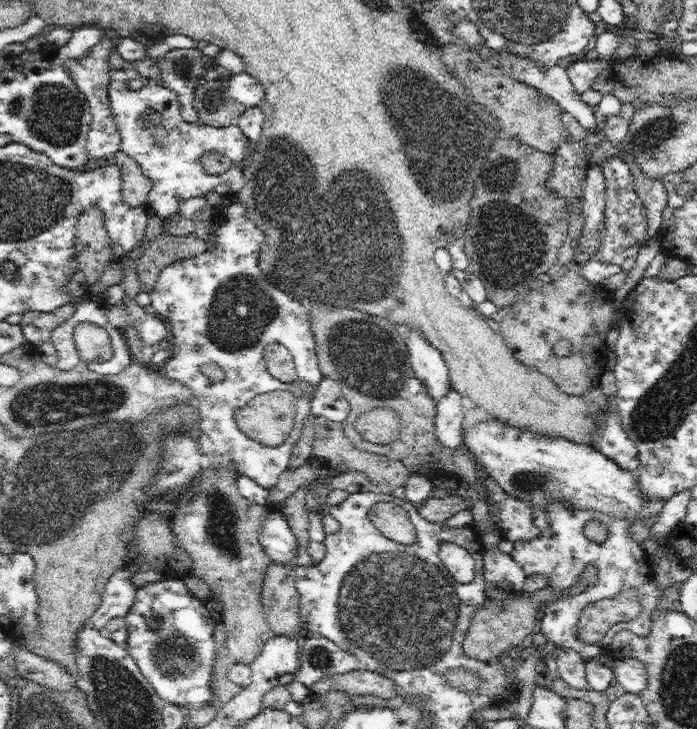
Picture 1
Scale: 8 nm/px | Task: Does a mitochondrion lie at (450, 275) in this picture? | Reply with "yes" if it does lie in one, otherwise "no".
no

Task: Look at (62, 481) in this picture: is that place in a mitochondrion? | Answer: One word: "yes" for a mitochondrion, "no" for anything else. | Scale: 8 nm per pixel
yes

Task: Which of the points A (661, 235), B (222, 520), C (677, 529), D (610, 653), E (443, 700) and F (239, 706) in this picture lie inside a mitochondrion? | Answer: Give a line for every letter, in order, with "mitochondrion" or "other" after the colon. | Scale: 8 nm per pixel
A: other
B: mitochondrion
C: other
D: other
E: other
F: other

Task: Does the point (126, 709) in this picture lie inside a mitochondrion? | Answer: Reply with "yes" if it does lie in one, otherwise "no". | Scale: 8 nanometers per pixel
yes

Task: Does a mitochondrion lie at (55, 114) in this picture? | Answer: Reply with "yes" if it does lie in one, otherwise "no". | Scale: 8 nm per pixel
yes

